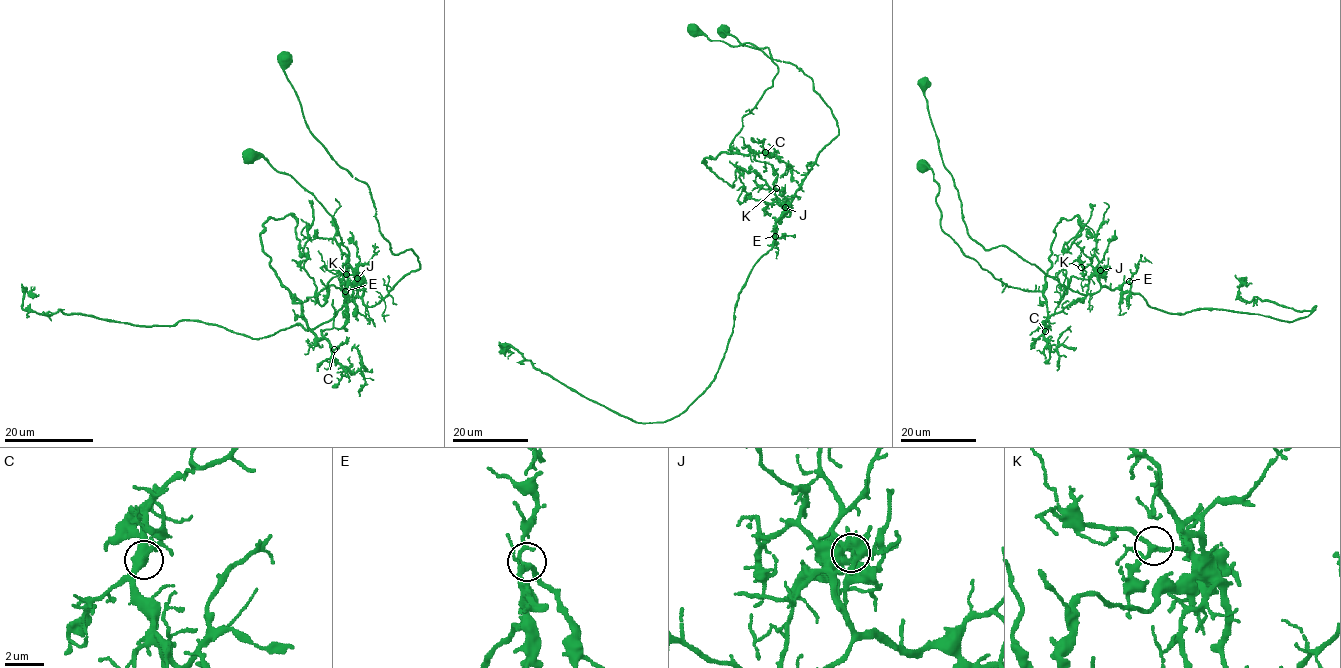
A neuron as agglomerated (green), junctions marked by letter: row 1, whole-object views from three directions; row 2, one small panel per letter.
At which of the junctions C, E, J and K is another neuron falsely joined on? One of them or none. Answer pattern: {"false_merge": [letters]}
{"false_merge": ["J"]}

